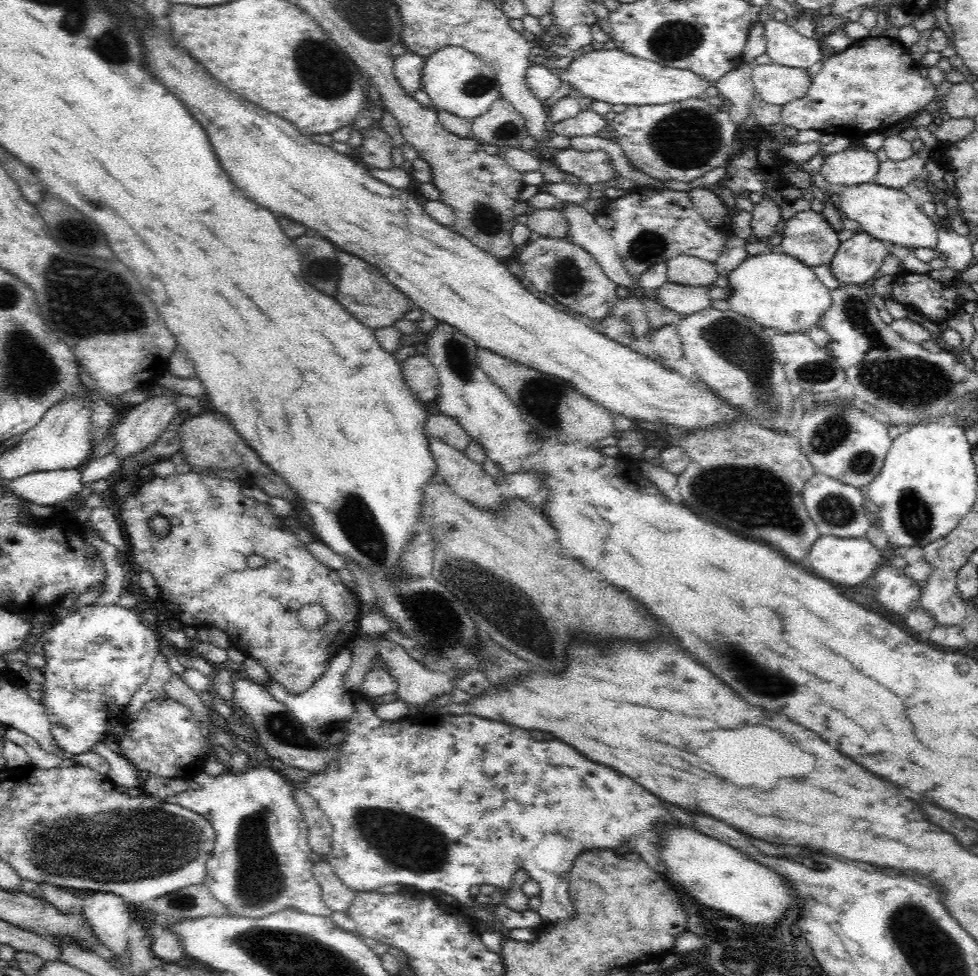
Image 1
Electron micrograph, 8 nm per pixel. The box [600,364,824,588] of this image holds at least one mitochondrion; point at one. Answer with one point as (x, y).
(702, 489)

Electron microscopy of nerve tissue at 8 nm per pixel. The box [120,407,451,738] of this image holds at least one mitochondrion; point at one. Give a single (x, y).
(362, 529)

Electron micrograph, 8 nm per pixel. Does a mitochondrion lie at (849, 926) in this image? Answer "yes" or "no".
no

